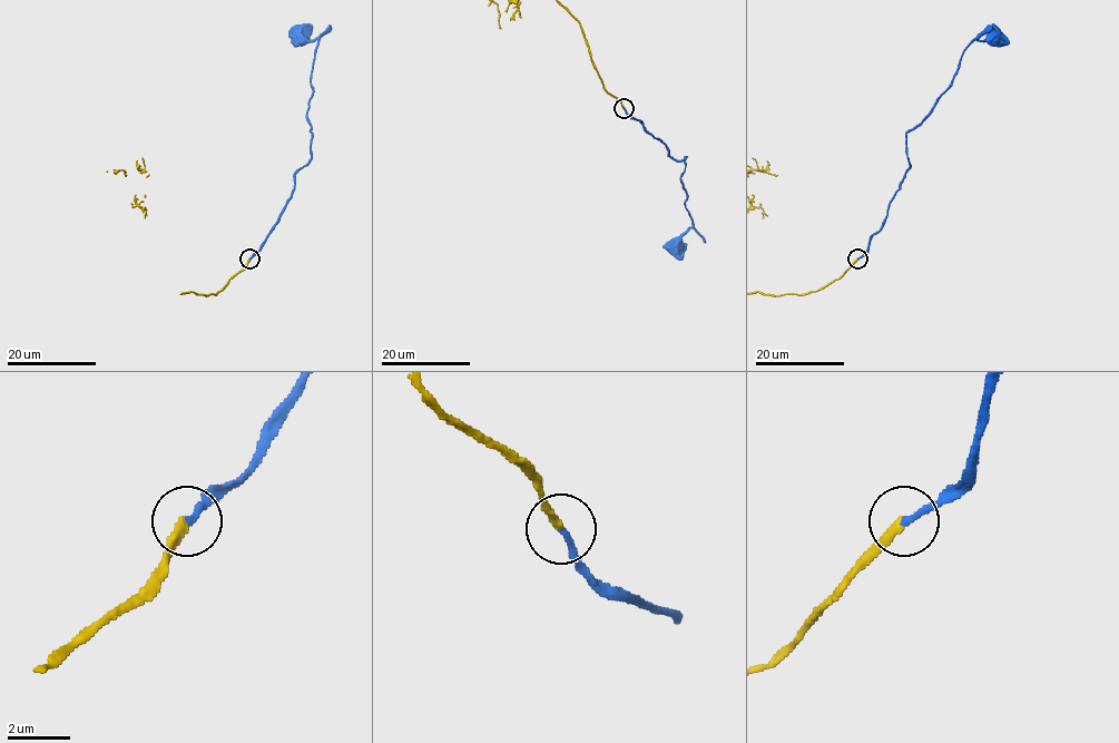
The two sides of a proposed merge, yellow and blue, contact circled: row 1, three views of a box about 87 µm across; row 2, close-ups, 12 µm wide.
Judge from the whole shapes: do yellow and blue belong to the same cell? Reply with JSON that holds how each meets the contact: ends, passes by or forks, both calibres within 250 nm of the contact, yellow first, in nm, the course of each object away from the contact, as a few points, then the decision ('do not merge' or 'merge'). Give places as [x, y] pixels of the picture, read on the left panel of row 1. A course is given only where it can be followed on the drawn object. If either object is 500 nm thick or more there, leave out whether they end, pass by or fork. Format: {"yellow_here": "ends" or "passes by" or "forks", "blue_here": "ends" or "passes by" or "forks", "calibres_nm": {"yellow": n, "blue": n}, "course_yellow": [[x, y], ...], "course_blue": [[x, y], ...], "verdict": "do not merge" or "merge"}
{"yellow_here": "ends", "blue_here": "ends", "calibres_nm": {"yellow": 220, "blue": 180}, "course_blue": [[249, 258], [273, 228], [295, 187], [295, 174], [311, 158], [312, 134], [307, 114], [318, 40], [302, 38]], "verdict": "merge"}

